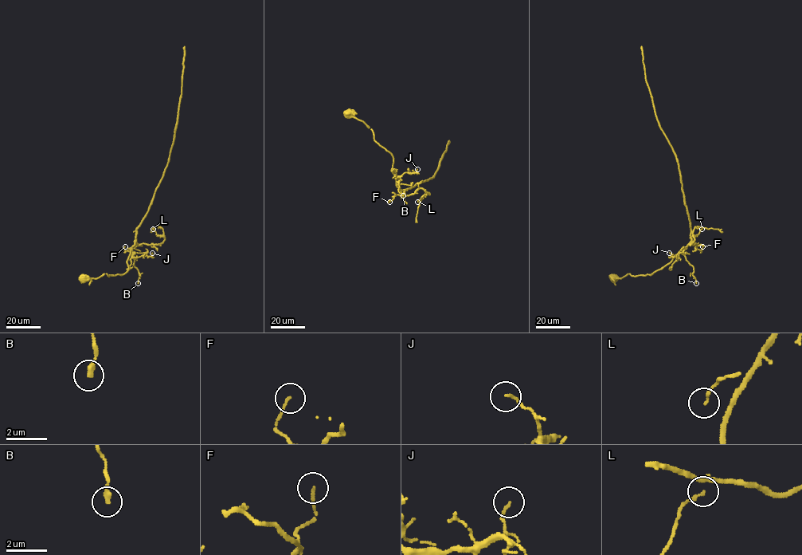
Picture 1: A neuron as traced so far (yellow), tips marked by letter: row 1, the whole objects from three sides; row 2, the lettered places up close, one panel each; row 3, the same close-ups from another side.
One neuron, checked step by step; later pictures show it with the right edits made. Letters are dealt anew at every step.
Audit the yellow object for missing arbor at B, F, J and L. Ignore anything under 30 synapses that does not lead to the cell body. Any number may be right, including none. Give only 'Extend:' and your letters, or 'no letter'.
Extend: no letter

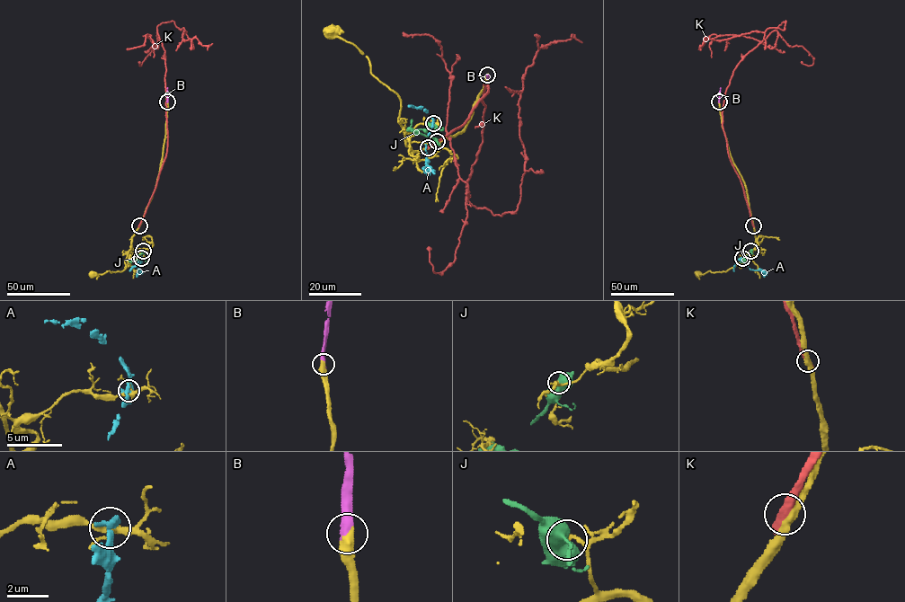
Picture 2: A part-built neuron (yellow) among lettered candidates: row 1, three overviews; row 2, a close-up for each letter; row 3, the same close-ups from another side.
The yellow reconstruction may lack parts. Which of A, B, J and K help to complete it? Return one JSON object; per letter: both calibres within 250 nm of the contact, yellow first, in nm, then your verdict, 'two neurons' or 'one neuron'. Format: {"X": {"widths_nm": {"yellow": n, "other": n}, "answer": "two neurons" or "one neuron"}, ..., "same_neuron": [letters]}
{"A": {"widths_nm": {"yellow": 240, "other": 480}, "answer": "two neurons"}, "B": {"widths_nm": {"yellow": 500, "other": 500}, "answer": "one neuron"}, "J": {"widths_nm": {"yellow": 200, "other": 800}, "answer": "two neurons"}, "K": {"widths_nm": {"yellow": 400, "other": 480}, "answer": "two neurons"}, "same_neuron": ["B"]}

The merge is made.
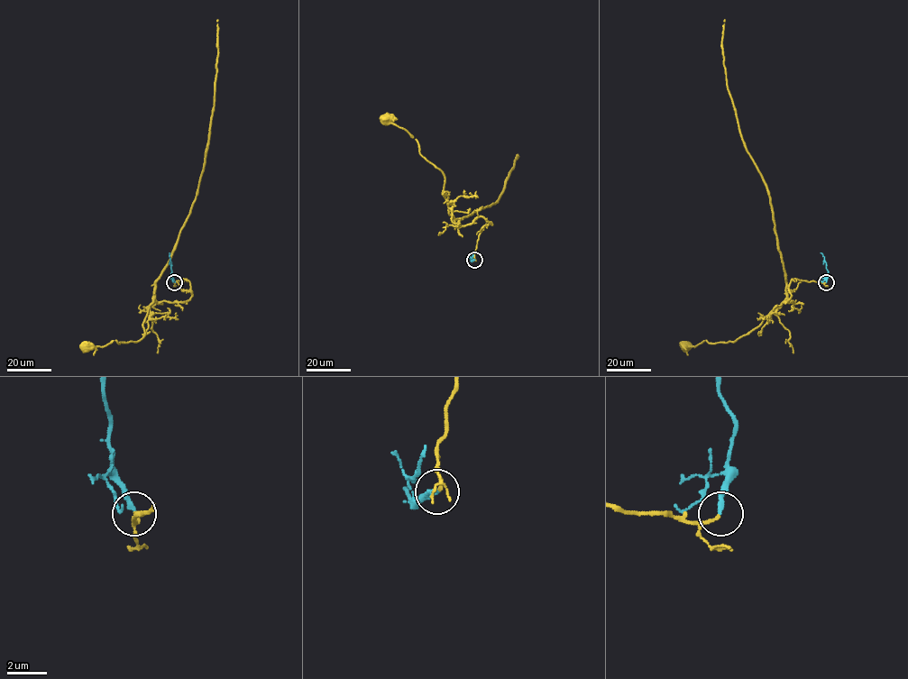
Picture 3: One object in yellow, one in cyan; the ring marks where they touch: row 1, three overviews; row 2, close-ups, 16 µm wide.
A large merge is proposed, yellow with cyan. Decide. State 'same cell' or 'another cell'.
same cell

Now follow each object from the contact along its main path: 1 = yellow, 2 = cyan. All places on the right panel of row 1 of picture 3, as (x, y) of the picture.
1: (826, 282), (793, 279), (791, 297), (783, 302), (793, 302), (786, 299), (747, 334), (729, 342), (684, 345)
2: (826, 282), (828, 270), (820, 252)

